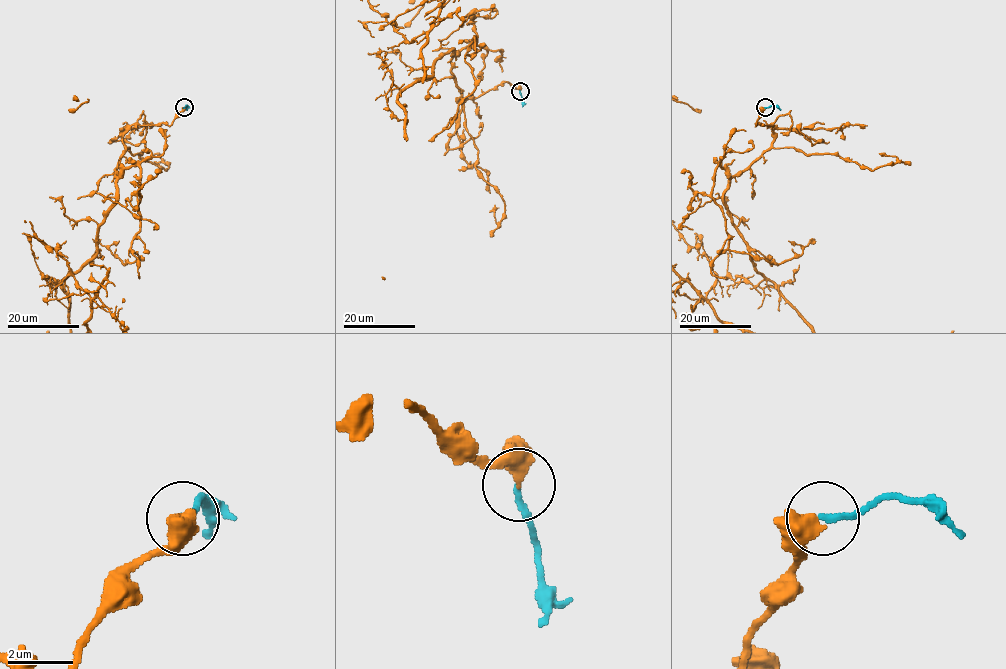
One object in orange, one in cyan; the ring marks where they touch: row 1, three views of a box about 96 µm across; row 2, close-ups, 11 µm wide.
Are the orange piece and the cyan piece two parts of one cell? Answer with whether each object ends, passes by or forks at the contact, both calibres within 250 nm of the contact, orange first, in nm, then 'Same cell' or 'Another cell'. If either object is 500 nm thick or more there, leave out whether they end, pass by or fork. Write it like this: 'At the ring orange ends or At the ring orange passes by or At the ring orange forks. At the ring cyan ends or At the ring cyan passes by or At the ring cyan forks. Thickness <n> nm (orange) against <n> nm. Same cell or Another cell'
Thickness 600 nm (orange) against 190 nm. Same cell

